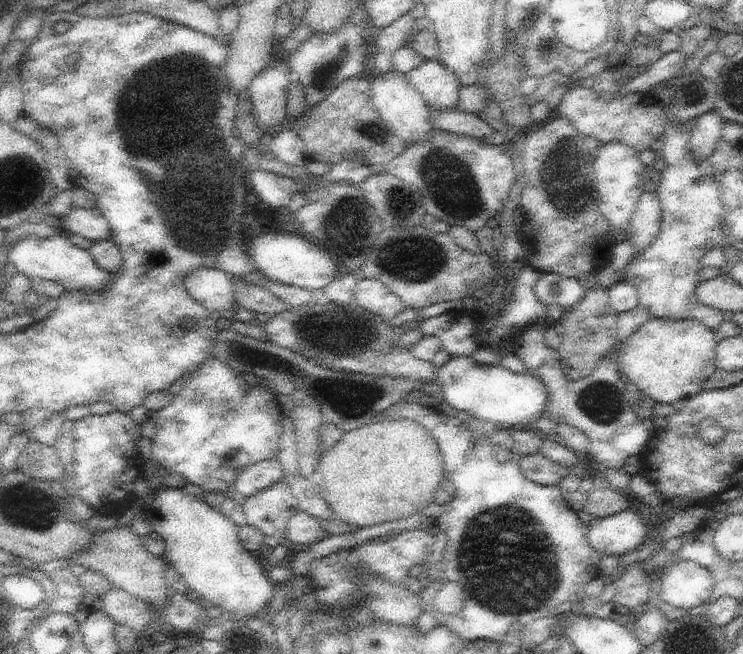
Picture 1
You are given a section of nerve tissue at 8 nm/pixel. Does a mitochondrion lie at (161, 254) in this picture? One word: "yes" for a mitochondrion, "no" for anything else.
yes

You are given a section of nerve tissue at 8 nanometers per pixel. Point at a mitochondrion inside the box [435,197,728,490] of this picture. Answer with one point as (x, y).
(602, 403)

